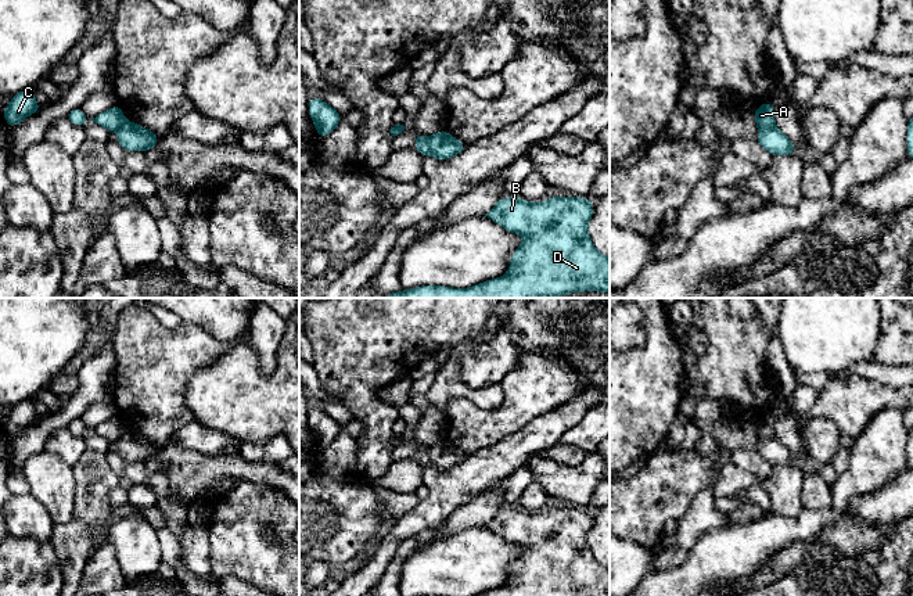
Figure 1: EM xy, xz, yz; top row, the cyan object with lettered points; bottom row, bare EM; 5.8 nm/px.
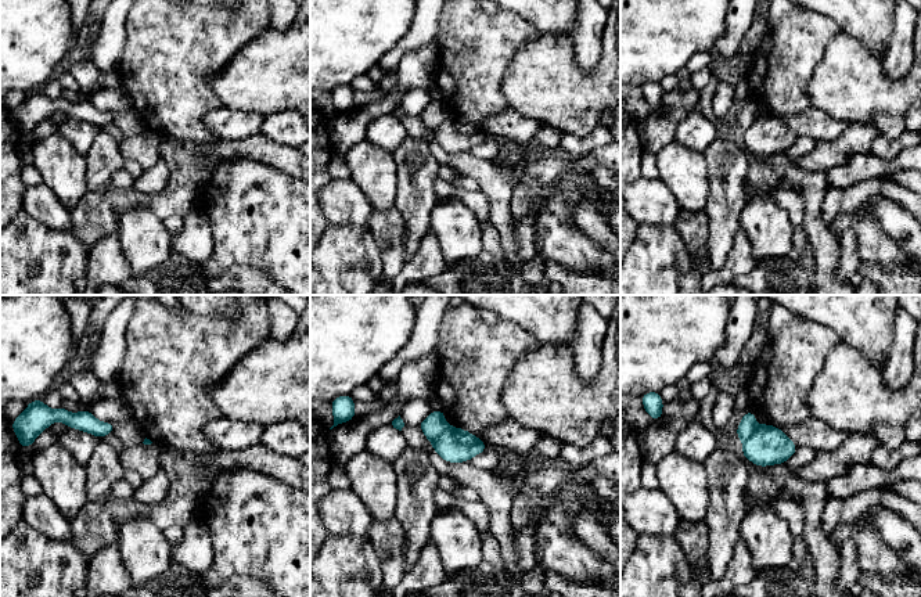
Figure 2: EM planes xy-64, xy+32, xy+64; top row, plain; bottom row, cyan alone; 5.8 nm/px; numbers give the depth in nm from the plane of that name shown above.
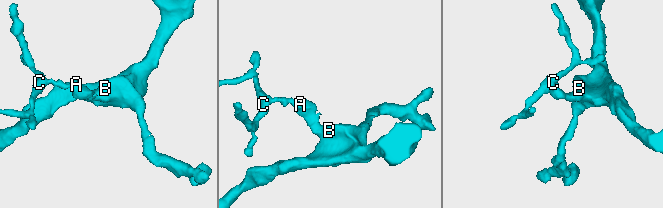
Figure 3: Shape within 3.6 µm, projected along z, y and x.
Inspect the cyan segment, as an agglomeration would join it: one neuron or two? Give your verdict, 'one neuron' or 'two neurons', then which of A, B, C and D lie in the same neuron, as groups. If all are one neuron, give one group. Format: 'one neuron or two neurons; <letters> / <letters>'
two neurons; A C / B D

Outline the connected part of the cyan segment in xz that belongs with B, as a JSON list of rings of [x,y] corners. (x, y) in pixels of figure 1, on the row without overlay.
[[[515,506],[499,509],[484,525],[506,541],[521,545],[525,552],[511,566],[507,585],[477,596],[610,596],[610,570],[594,559],[587,543],[593,523],[592,510],[580,507],[550,507],[544,513],[529,513]]]

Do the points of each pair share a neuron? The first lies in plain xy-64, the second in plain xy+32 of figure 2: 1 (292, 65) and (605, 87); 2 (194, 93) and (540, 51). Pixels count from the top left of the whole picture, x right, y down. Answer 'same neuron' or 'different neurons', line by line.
1: same neuron
2: different neurons

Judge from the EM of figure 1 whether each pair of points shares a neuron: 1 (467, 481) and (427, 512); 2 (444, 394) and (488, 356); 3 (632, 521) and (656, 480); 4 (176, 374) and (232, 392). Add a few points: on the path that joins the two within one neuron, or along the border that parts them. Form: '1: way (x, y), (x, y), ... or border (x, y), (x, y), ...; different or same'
1: way (457, 484), (437, 502); same
2: border (453, 361), (459, 376), (470, 387), (492, 386); different
3: way (636, 512), (656, 489); same
4: border (215, 359), (190, 379), (184, 394), (189, 410); different

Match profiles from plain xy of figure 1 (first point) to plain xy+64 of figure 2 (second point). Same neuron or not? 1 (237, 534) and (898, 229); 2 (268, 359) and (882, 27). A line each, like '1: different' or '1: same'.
1: different
2: different

